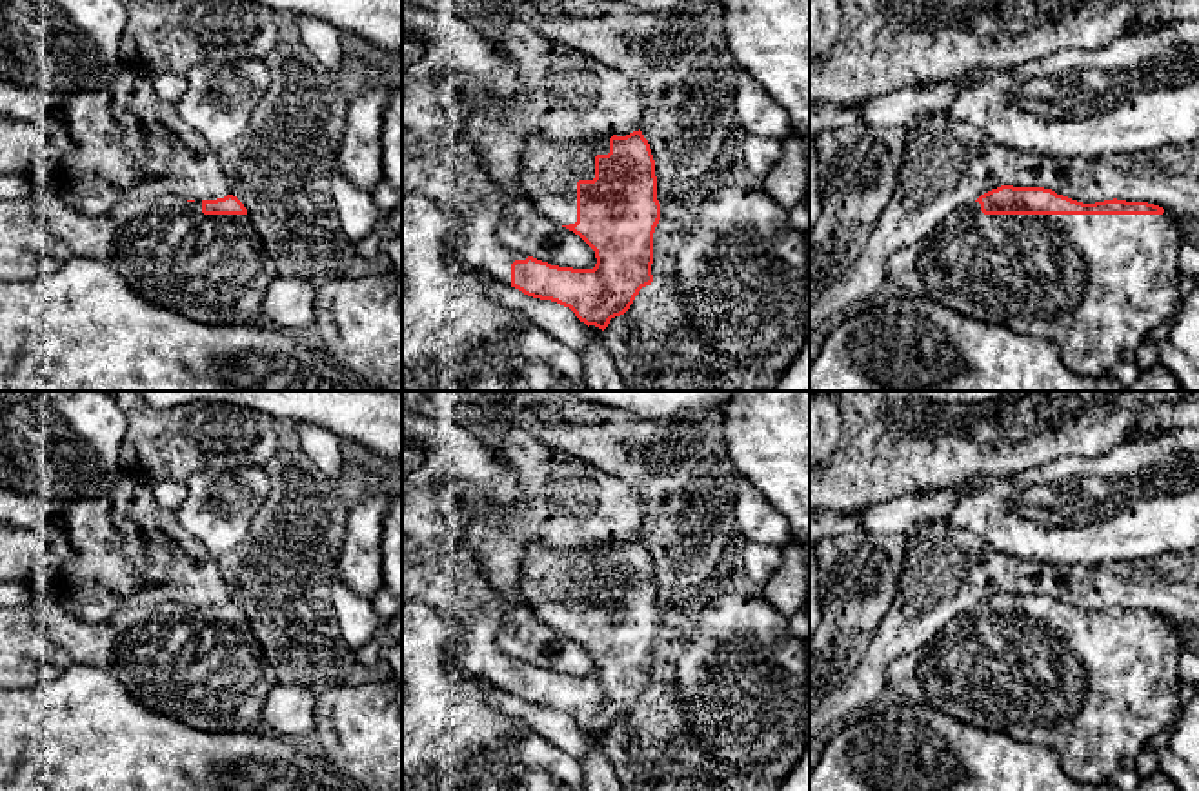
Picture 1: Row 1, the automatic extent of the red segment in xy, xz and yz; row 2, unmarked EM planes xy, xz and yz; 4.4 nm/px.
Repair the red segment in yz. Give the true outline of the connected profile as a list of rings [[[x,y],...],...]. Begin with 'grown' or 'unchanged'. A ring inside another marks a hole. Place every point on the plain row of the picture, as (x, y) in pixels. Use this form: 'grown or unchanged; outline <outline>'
grown; outline [[[1001,593],[981,602],[975,609],[970,609],[950,620],[930,644],[893,660],[886,671],[886,678],[888,687],[897,691],[908,702],[930,706],[957,718],[959,722],[1008,735],[1023,744],[1048,747],[1057,755],[1061,769],[1070,780],[1083,784],[1110,784],[1124,758],[1135,760],[1152,736],[1174,726],[1181,709],[1183,682],[1179,676],[1179,658],[1183,649],[1184,646],[1181,638],[1164,622],[1164,616],[1148,609],[1126,609],[1113,606],[1095,611],[1083,611],[1044,595]]]

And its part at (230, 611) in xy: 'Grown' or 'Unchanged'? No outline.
Grown

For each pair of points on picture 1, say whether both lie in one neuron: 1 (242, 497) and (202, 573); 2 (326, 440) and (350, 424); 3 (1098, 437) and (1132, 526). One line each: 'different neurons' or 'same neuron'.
1: different neurons
2: different neurons
3: different neurons

